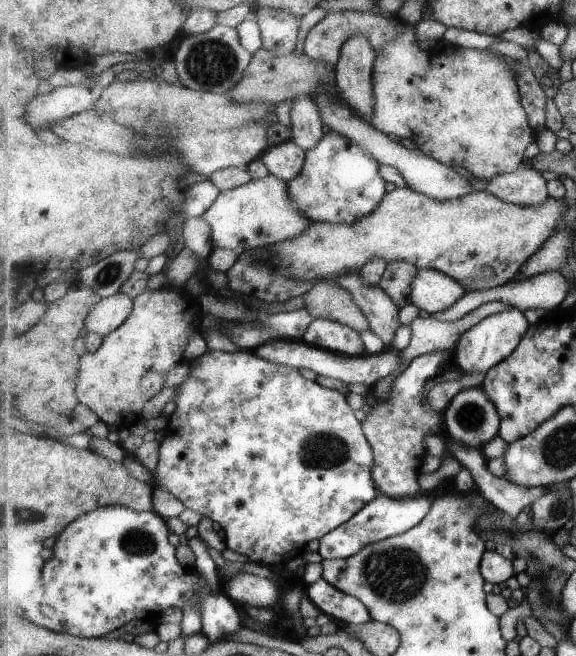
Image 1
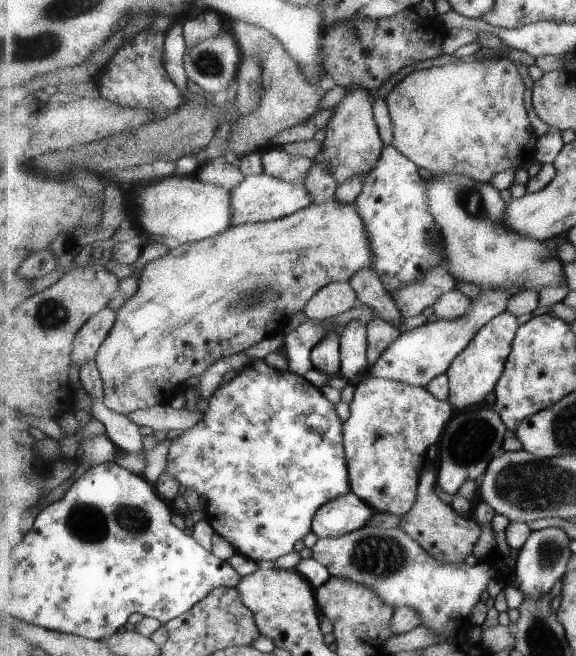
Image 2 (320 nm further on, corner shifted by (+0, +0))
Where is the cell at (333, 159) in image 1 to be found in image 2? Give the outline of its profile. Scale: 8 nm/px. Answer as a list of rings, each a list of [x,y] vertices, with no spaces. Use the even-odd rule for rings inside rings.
[[[267,173],[246,176],[245,180],[236,188],[232,188],[231,192],[233,192],[233,210],[235,210],[233,224],[235,225],[279,220],[314,202],[314,197],[311,196],[305,182],[287,182]]]

